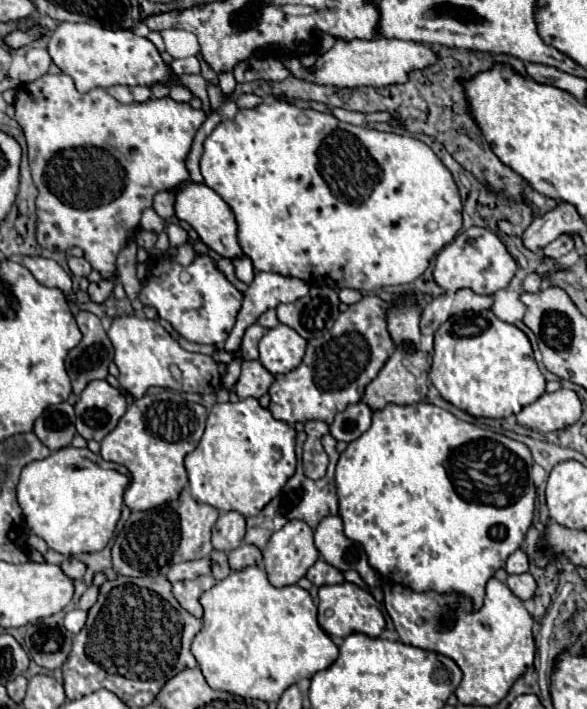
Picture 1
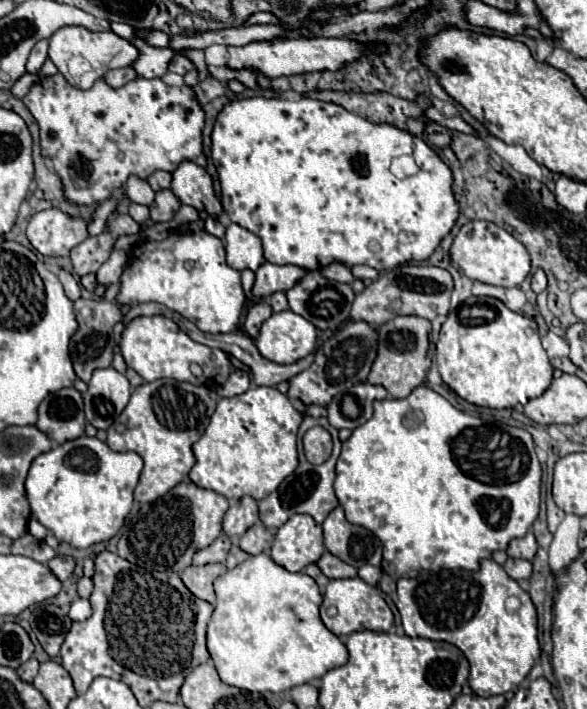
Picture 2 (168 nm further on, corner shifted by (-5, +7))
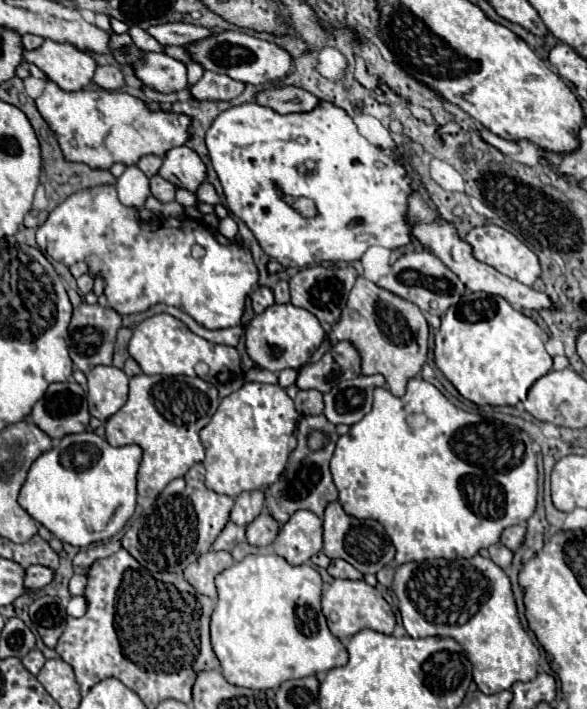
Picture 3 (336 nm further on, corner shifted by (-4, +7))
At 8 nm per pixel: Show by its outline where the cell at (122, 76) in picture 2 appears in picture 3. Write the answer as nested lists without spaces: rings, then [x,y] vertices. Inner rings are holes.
[[[98,66],[94,74],[94,82],[98,86],[104,86],[106,90],[120,90],[126,84],[124,74],[116,66]]]

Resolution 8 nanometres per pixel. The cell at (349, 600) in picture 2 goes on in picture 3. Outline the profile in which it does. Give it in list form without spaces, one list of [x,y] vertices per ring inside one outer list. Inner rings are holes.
[[[334,580],[322,596],[322,612],[326,616],[330,632],[340,640],[350,638],[364,628],[370,628],[370,630],[376,630],[382,634],[392,634],[392,630],[396,626],[394,636],[406,634],[399,610],[393,607],[394,616],[390,604],[384,600],[380,590],[374,586],[368,586],[364,580]]]

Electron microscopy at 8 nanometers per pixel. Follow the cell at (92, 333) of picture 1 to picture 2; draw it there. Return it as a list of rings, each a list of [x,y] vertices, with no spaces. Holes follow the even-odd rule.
[[[79,298],[75,302],[75,314],[77,314],[77,322],[79,328],[73,334],[71,342],[69,342],[69,352],[71,352],[71,362],[75,368],[75,374],[83,380],[89,382],[93,370],[97,368],[109,368],[113,362],[113,326],[123,318],[119,306],[115,302],[107,302],[107,300],[83,300]]]

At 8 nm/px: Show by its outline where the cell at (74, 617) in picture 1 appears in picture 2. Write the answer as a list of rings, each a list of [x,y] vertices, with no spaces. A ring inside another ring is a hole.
[[[77,598],[77,600],[71,604],[71,610],[69,610],[69,618],[71,618],[71,620],[85,620],[85,618],[89,618],[89,614],[91,614],[91,604],[89,604],[89,600]]]

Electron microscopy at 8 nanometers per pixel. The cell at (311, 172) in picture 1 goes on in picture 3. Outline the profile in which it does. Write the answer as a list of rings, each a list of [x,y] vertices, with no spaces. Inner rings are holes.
[[[256,102],[252,104],[240,104],[234,106],[226,112],[222,112],[210,126],[210,130],[206,132],[206,146],[210,152],[210,160],[212,166],[222,182],[224,188],[224,196],[226,196],[226,204],[230,208],[230,212],[234,216],[238,216],[254,234],[254,238],[258,240],[260,248],[274,260],[278,260],[282,266],[294,266],[294,268],[306,268],[306,266],[316,266],[316,264],[324,264],[324,262],[356,262],[364,256],[366,248],[372,244],[384,246],[388,250],[400,250],[408,244],[414,242],[412,238],[412,222],[408,222],[408,198],[412,194],[412,182],[414,182],[414,172],[410,170],[408,160],[396,150],[396,148],[388,148],[388,146],[376,146],[372,142],[368,142],[360,132],[356,122],[346,114],[346,110],[334,106],[332,102],[318,102],[314,106],[314,110],[310,112],[294,112],[294,114],[278,114],[276,110],[268,108],[268,106],[260,106]],[[282,196],[294,196],[294,198],[310,198],[316,204],[316,216],[306,218],[302,216],[296,208],[292,208],[288,202],[284,202]]]

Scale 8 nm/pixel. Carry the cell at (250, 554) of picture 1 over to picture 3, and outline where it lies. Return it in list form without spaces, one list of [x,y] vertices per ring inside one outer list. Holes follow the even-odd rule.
[[[266,510],[246,526],[246,542],[258,548],[270,546],[276,534],[278,534],[278,522]]]

